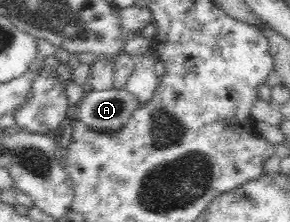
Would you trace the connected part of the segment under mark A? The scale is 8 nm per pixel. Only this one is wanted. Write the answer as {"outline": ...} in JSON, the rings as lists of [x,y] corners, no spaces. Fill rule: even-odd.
{"outline":[[[93,89],[76,106],[78,120],[100,133],[112,133],[123,128],[143,103],[131,91]]]}

